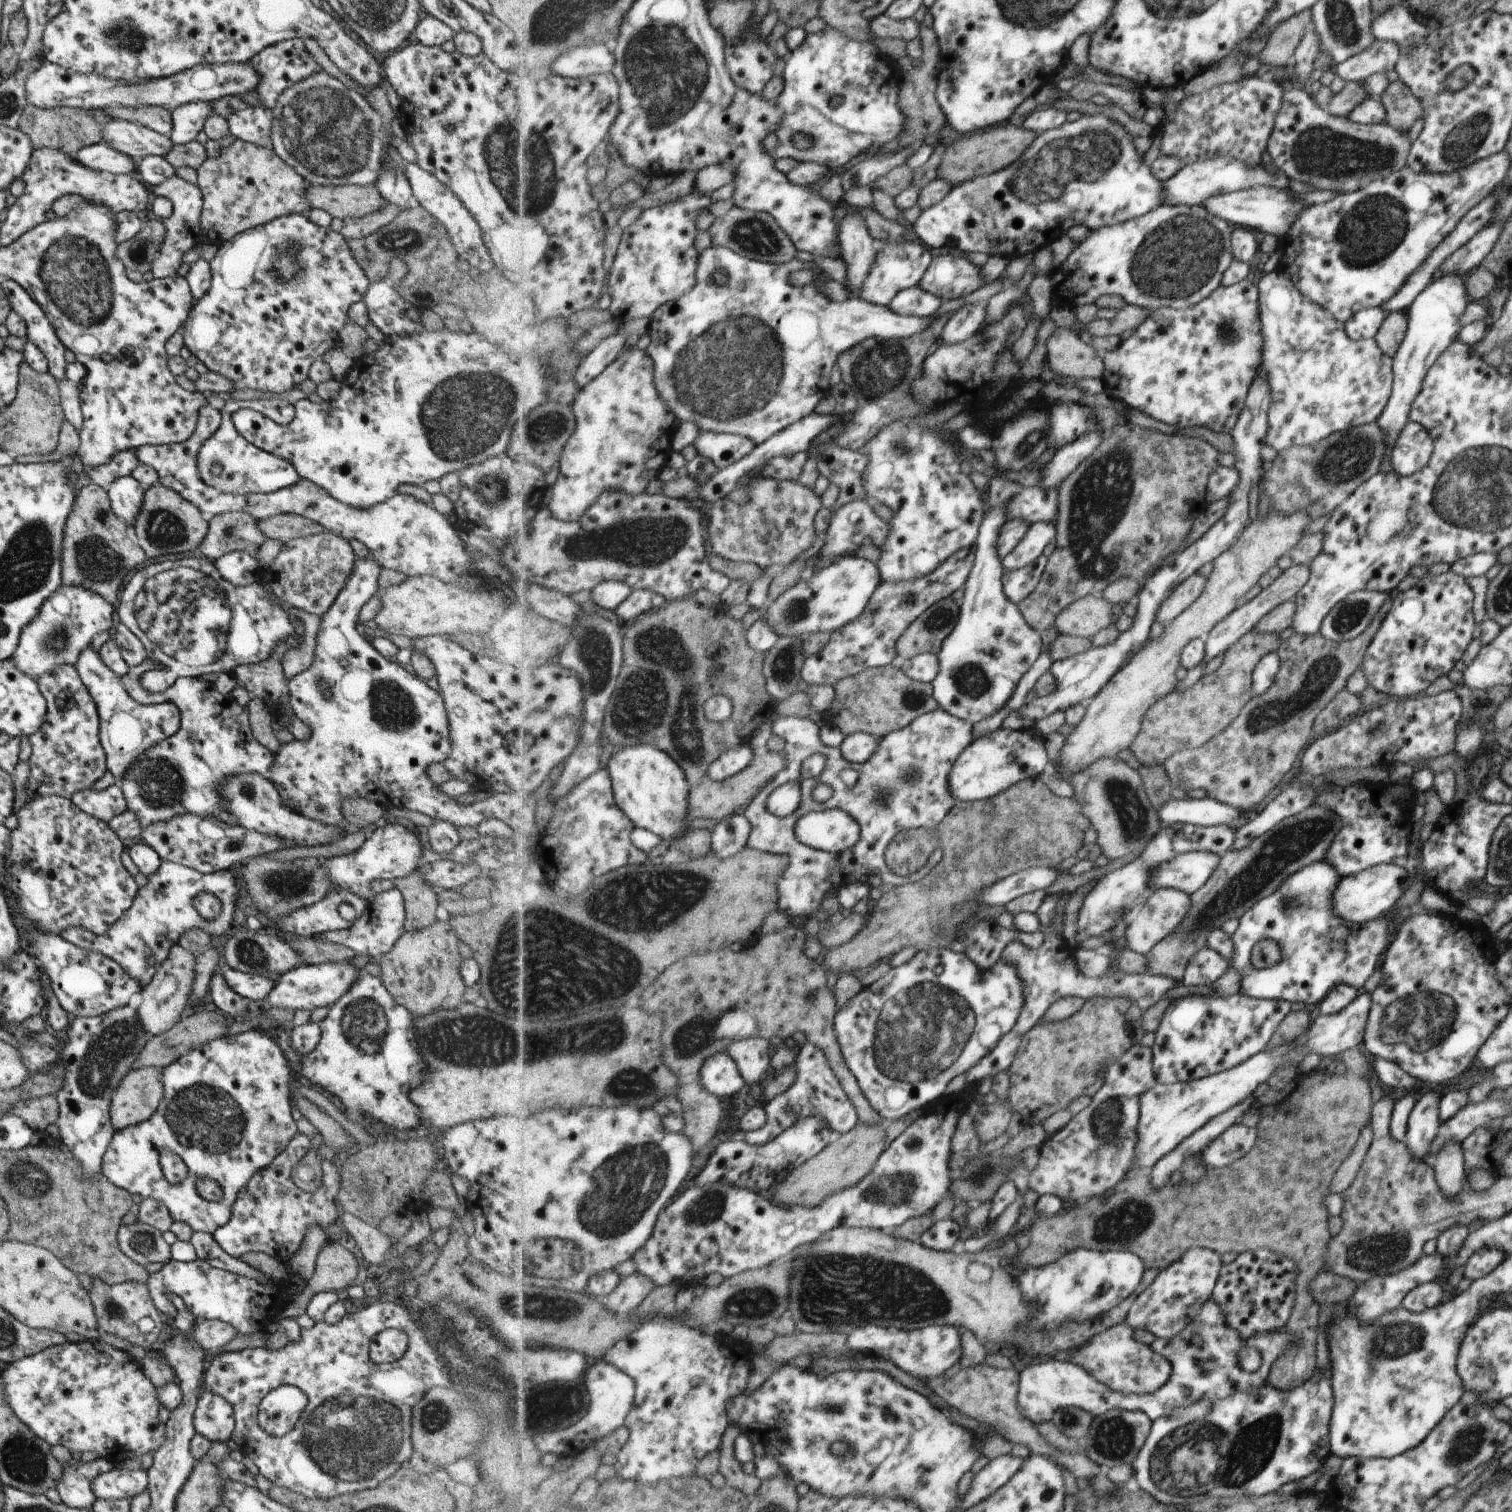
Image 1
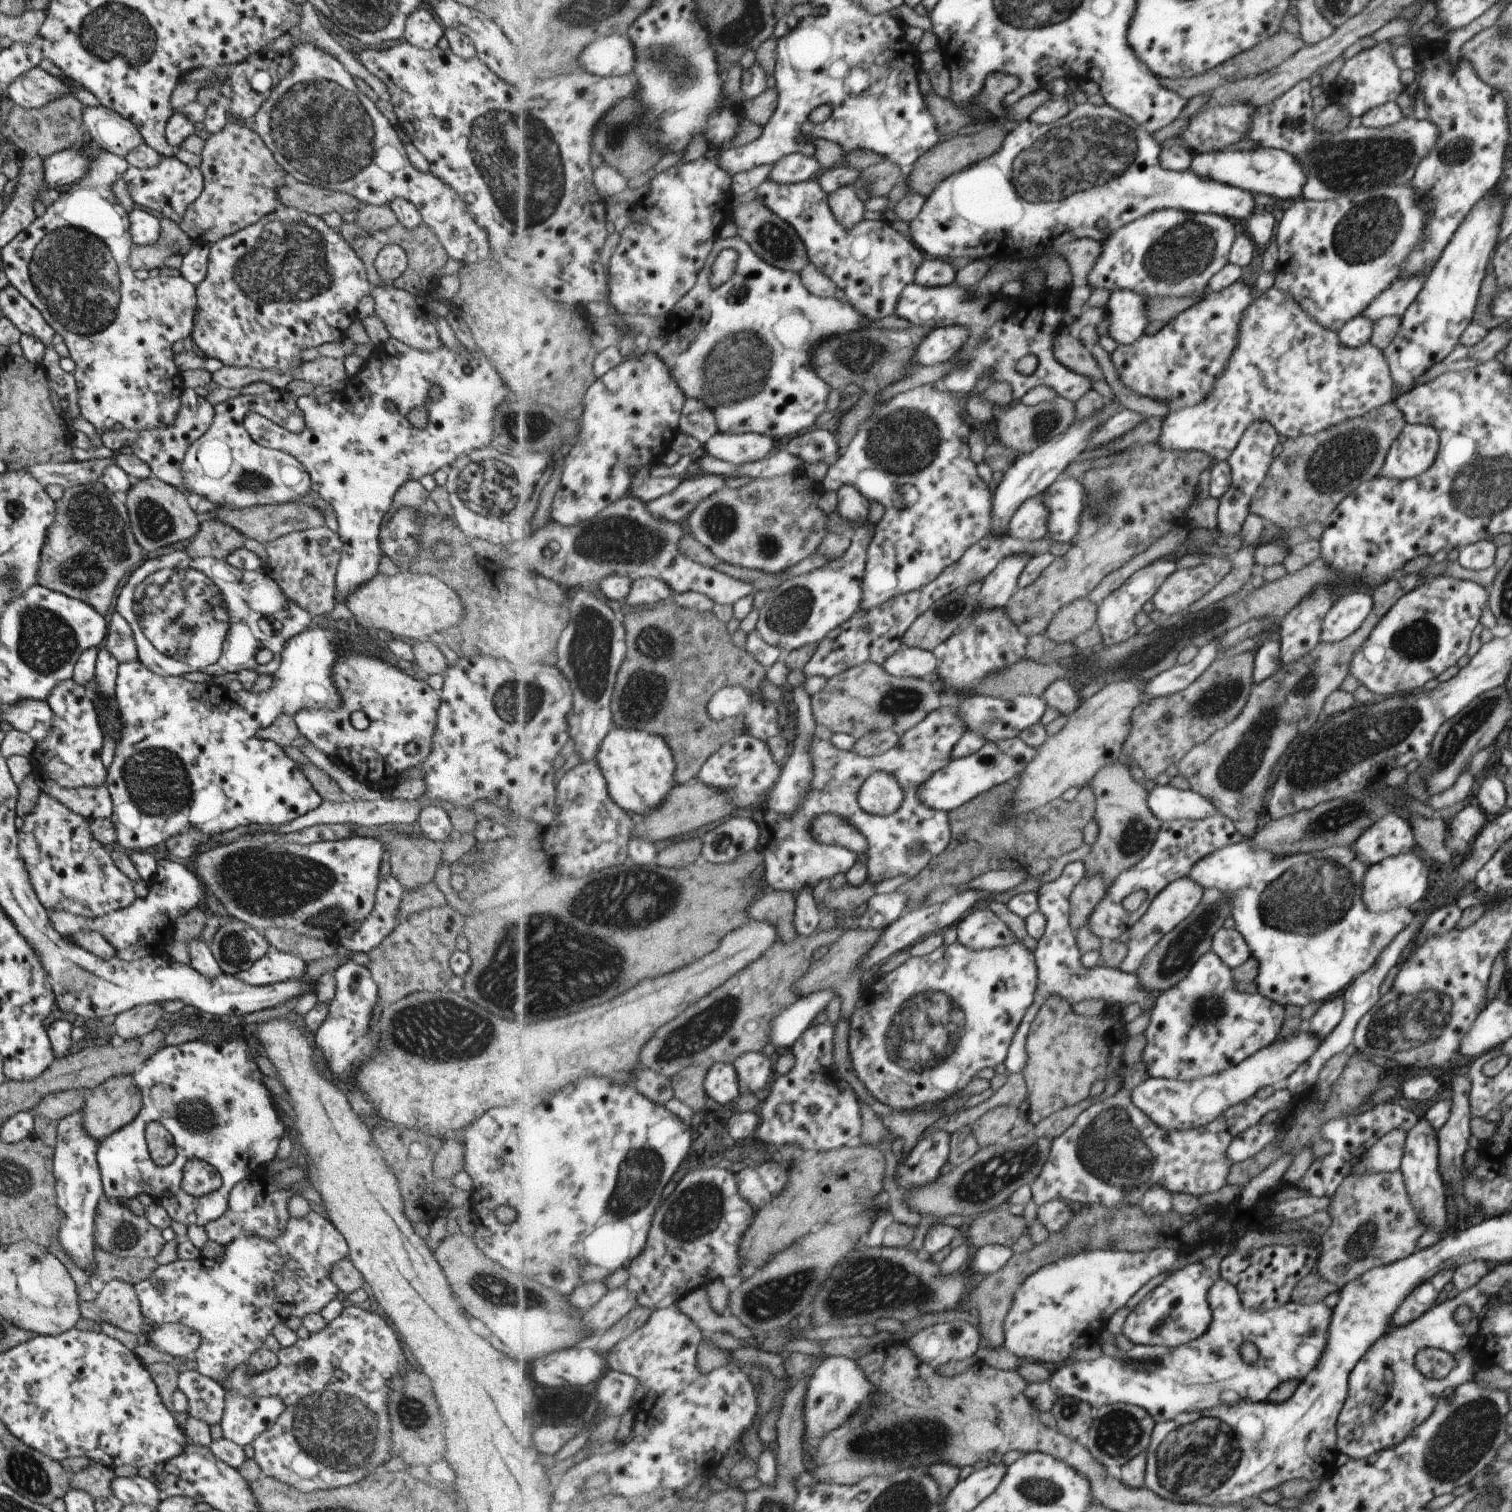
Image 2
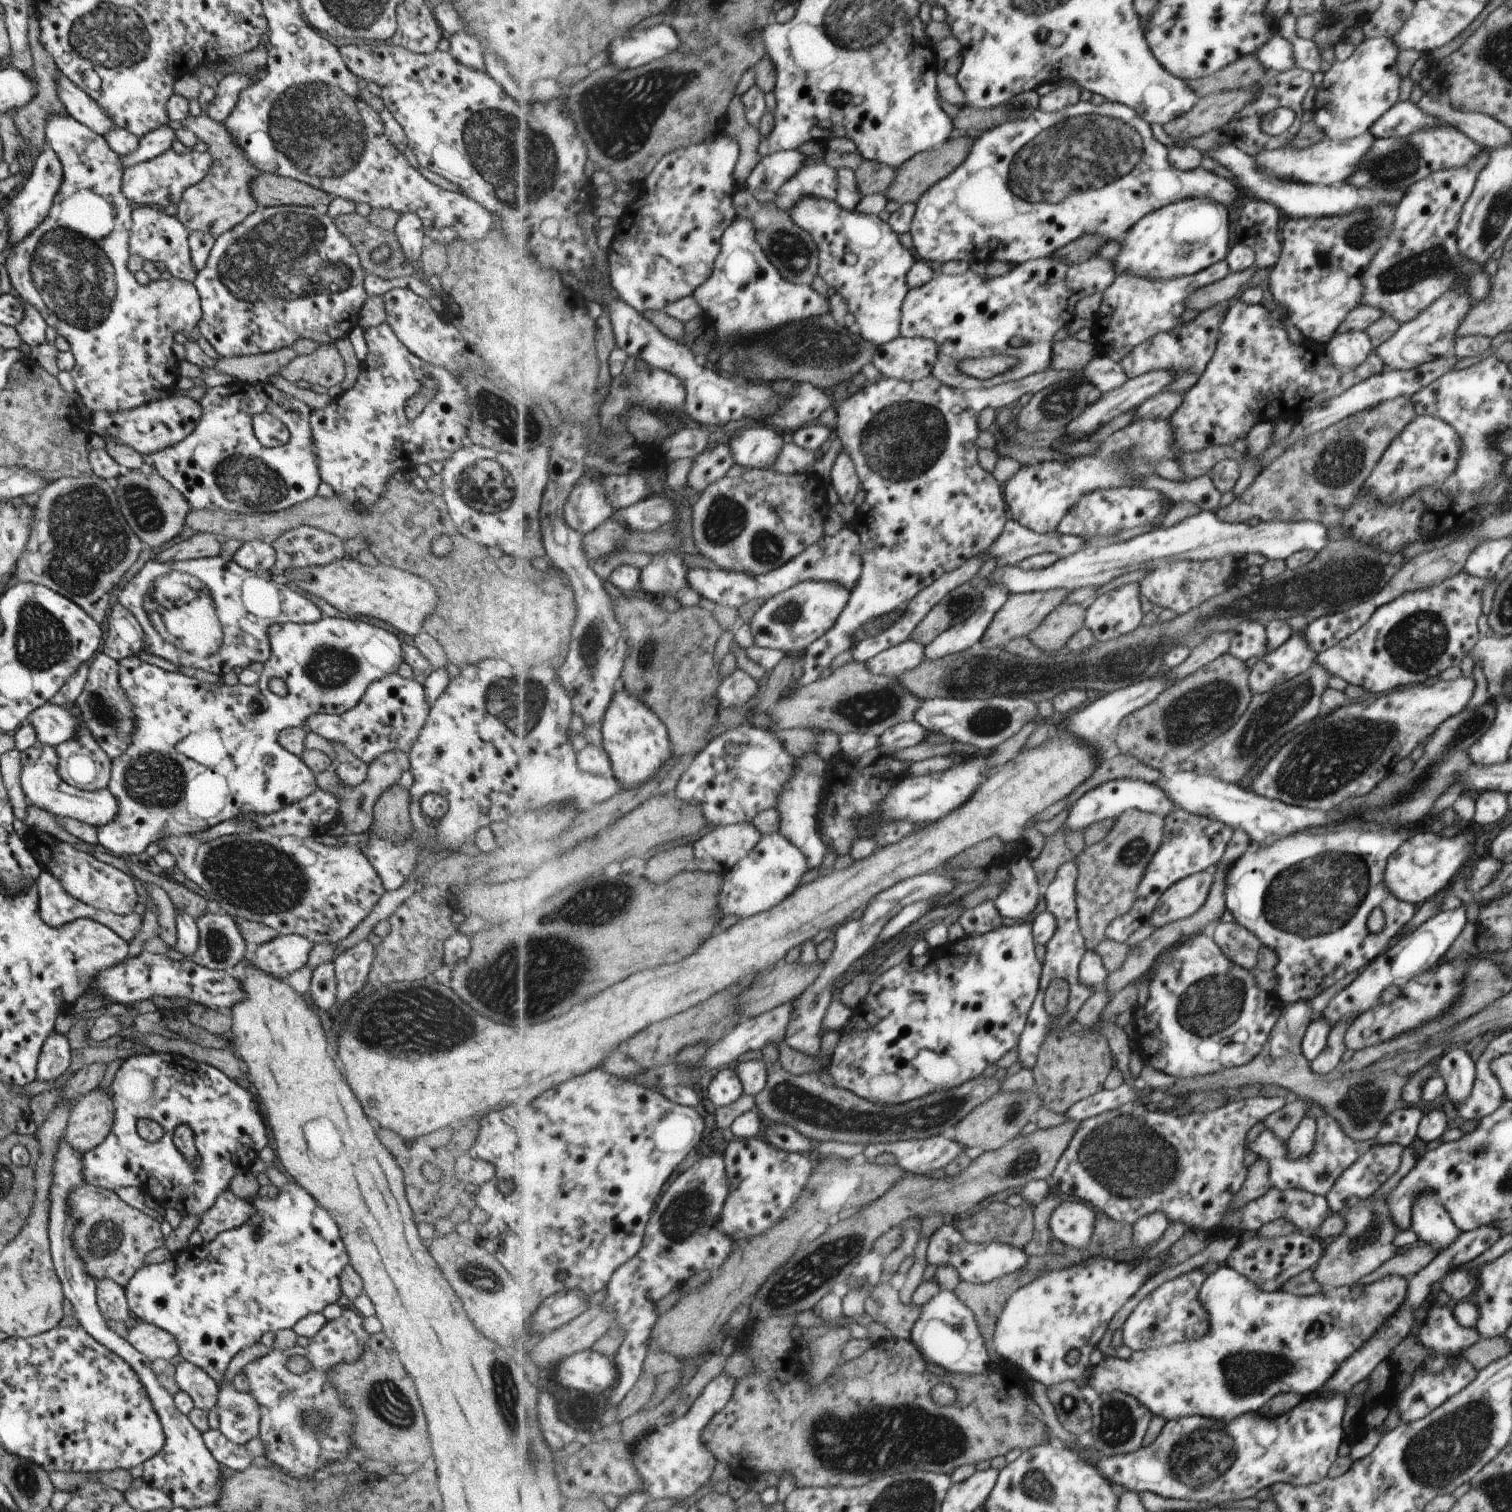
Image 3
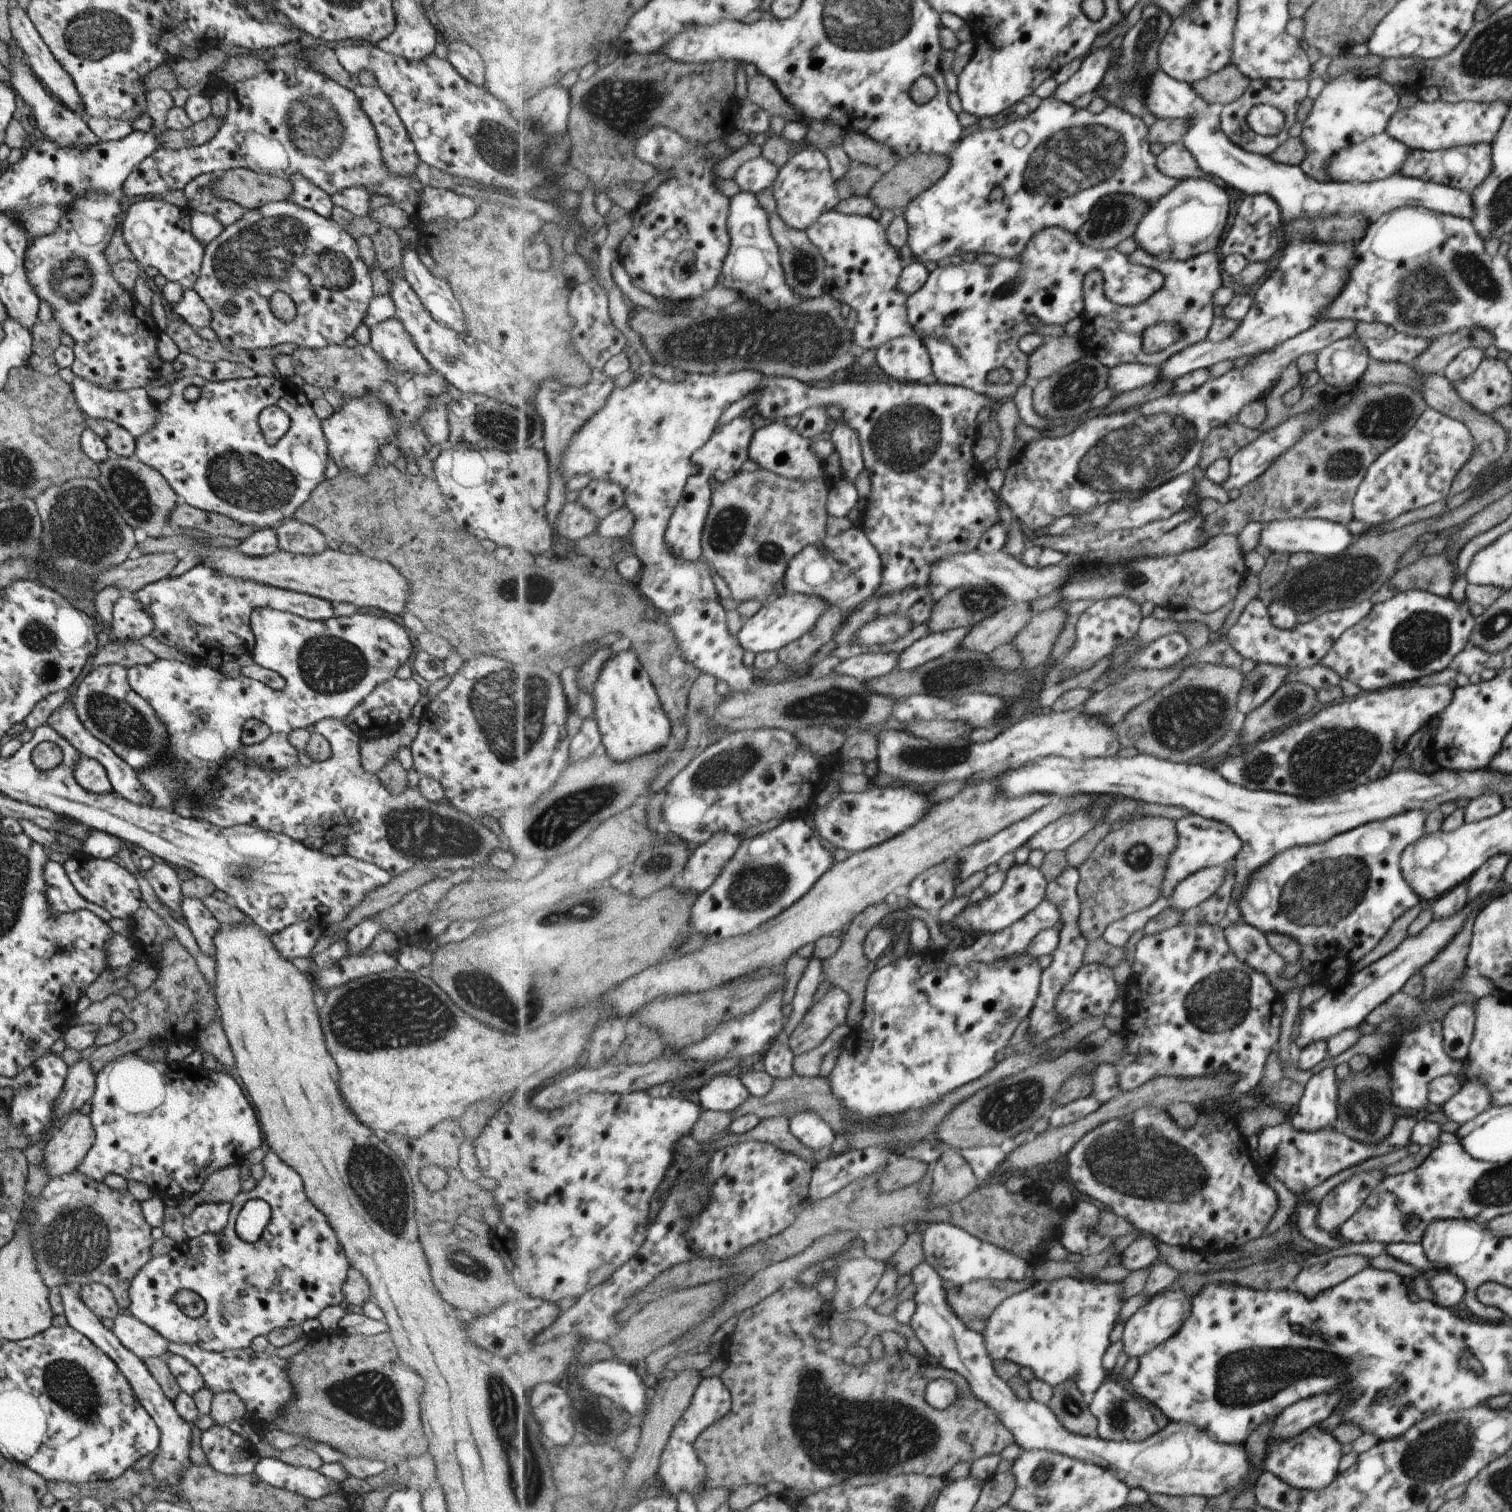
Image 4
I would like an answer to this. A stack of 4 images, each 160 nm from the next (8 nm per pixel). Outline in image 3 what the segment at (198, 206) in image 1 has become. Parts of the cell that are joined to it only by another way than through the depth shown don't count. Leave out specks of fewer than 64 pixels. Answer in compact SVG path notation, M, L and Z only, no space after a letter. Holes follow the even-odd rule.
M169 148L155 158L125 167L120 178L120 189L123 196L133 204L161 206L161 208L176 206L183 191L203 178L210 167L210 162L211 156L207 151L200 153L188 150L187 154L181 155Z

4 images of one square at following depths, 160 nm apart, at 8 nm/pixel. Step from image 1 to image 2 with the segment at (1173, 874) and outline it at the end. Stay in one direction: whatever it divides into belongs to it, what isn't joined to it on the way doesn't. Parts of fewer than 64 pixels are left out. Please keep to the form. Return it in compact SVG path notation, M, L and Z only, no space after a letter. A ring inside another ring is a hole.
M1241 841L1202 856L1189 867L1185 877L1201 886L1202 889L1216 888L1221 893L1227 893L1230 896L1230 917L1233 919L1234 929L1243 937L1250 956L1258 962L1258 971L1253 980L1256 992L1261 996L1268 997L1269 1000L1276 1001L1277 1004L1293 1005L1301 1008L1311 1002L1317 1002L1317 1000L1325 1001L1337 994L1341 994L1353 979L1359 978L1360 975L1363 975L1365 971L1369 970L1377 962L1381 952L1396 938L1396 934L1412 922L1411 908L1399 907L1382 913L1373 913L1365 910L1365 905L1361 903L1361 899L1355 898L1355 895L1360 892L1359 883L1364 872L1368 870L1368 866L1356 858L1356 853L1350 846L1329 847L1323 851L1299 853L1277 860L1270 852L1253 850L1247 842Z

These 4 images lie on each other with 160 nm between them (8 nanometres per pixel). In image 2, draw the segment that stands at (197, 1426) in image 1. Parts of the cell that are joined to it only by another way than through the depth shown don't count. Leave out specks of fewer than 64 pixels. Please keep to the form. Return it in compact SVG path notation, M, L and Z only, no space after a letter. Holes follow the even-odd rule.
M185 1371L178 1374L177 1388L185 1395L188 1407L186 1412L189 1416L202 1420L208 1427L217 1425L224 1411L224 1390L219 1383L199 1374L197 1371Z

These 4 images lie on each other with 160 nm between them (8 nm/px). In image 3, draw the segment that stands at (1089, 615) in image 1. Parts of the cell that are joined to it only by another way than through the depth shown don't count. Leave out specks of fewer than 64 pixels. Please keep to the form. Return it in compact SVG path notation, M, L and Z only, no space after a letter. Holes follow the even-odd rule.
M1063 603L1029 638L1044 651L1061 650L1069 639L1086 626L1087 608L1081 603Z

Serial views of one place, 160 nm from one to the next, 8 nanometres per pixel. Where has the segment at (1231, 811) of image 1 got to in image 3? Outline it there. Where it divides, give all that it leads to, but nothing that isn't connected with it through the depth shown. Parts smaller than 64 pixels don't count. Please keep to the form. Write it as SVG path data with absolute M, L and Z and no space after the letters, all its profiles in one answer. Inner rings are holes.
M1112 779L1091 789L1073 804L1063 824L1063 831L1085 832L1087 828L1096 822L1116 819L1127 810L1135 809L1149 811L1167 818L1173 811L1181 808L1178 808L1176 802L1157 783L1137 779Z

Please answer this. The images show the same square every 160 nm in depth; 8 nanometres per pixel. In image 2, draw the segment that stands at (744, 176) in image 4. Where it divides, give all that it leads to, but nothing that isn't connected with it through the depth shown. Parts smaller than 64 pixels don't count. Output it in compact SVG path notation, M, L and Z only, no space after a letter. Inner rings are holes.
M795 153L774 163L769 179L788 185L802 183L817 177L821 170L821 163L815 156Z

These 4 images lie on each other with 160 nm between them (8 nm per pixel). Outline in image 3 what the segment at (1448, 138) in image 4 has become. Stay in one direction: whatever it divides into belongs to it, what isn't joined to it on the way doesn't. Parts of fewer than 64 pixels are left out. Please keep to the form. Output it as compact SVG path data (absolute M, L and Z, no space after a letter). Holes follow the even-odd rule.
M1397 101L1392 104L1367 132L1374 138L1384 139L1396 136L1403 138L1409 136L1413 131L1433 128L1435 125L1452 127L1444 121L1426 116L1410 101Z

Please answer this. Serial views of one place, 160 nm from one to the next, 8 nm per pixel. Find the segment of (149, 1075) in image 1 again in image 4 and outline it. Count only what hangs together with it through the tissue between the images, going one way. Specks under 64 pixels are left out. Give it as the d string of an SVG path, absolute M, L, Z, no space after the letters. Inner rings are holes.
M71 1113L65 1123L47 1140L42 1167L51 1177L75 1171L94 1141L89 1115Z

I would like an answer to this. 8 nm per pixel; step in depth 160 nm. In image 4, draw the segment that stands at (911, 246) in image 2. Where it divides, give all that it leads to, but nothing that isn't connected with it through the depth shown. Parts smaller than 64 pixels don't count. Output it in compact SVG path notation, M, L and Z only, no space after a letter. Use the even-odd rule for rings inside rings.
M831 209L812 222L806 231L826 260L826 292L856 312L858 322L852 333L858 346L877 350L899 337L920 336L908 319L909 296L898 287L904 272L899 249L891 244L881 222L863 213L849 215Z

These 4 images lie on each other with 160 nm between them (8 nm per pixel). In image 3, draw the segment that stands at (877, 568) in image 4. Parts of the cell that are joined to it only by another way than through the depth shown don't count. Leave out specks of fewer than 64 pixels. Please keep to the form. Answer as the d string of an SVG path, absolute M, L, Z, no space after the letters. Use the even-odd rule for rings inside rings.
M845 526L837 536L823 536L819 542L810 546L805 552L790 560L787 564L768 573L753 576L749 573L726 571L725 569L690 568L687 580L693 589L712 600L717 605L741 608L751 600L768 601L780 592L793 588L803 581L833 581L853 590L859 583L864 570L864 540L860 532L851 526Z

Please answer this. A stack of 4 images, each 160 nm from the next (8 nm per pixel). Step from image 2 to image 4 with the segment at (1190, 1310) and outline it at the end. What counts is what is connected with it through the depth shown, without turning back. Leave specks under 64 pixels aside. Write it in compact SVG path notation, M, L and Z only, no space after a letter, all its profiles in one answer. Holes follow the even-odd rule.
M1167 1289L1156 1294L1148 1303L1140 1307L1125 1322L1121 1338L1125 1354L1136 1356L1139 1359L1144 1354L1156 1349L1160 1344L1173 1338L1190 1315L1190 1300L1188 1298L1189 1296L1182 1289Z

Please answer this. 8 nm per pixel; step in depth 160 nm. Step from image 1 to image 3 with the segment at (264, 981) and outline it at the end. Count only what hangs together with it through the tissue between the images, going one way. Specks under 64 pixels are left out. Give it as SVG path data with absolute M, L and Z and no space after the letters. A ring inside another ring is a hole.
M279 935L257 945L248 962L273 978L282 979L307 964L309 949L313 945L309 939L299 935Z

